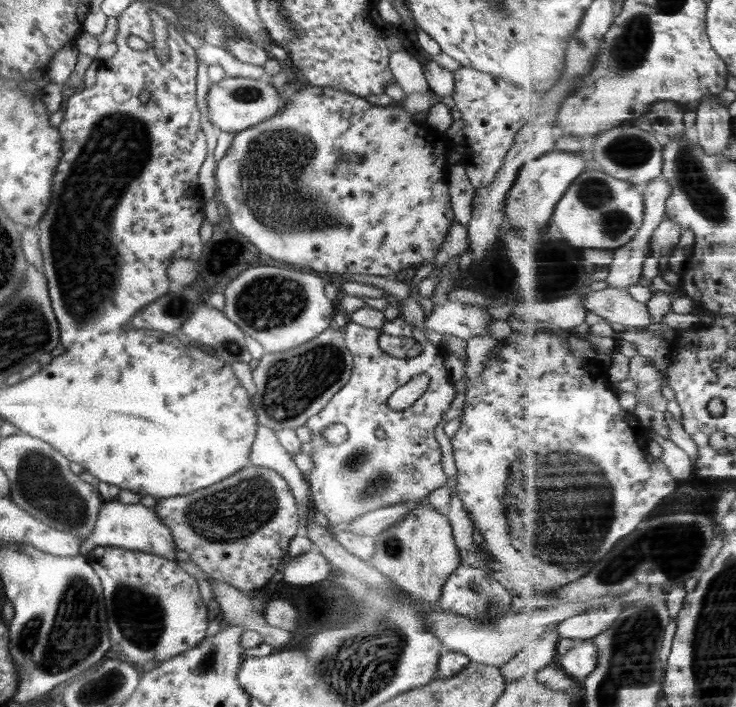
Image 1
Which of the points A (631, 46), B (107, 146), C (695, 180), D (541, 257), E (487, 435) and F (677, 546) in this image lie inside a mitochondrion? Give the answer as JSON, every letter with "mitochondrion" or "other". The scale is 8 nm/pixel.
{"A":"mitochondrion","B":"mitochondrion","C":"mitochondrion","D":"other","E":"other","F":"mitochondrion"}

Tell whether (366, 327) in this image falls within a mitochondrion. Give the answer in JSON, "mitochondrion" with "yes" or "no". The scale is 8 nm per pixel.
{"mitochondrion":"no"}

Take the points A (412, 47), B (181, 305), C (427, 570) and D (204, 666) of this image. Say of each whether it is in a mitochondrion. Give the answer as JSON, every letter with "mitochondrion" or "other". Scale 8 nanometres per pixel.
{"A":"other","B":"mitochondrion","C":"other","D":"mitochondrion"}

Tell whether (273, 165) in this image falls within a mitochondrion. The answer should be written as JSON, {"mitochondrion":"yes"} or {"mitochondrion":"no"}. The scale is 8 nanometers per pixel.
{"mitochondrion":"yes"}

